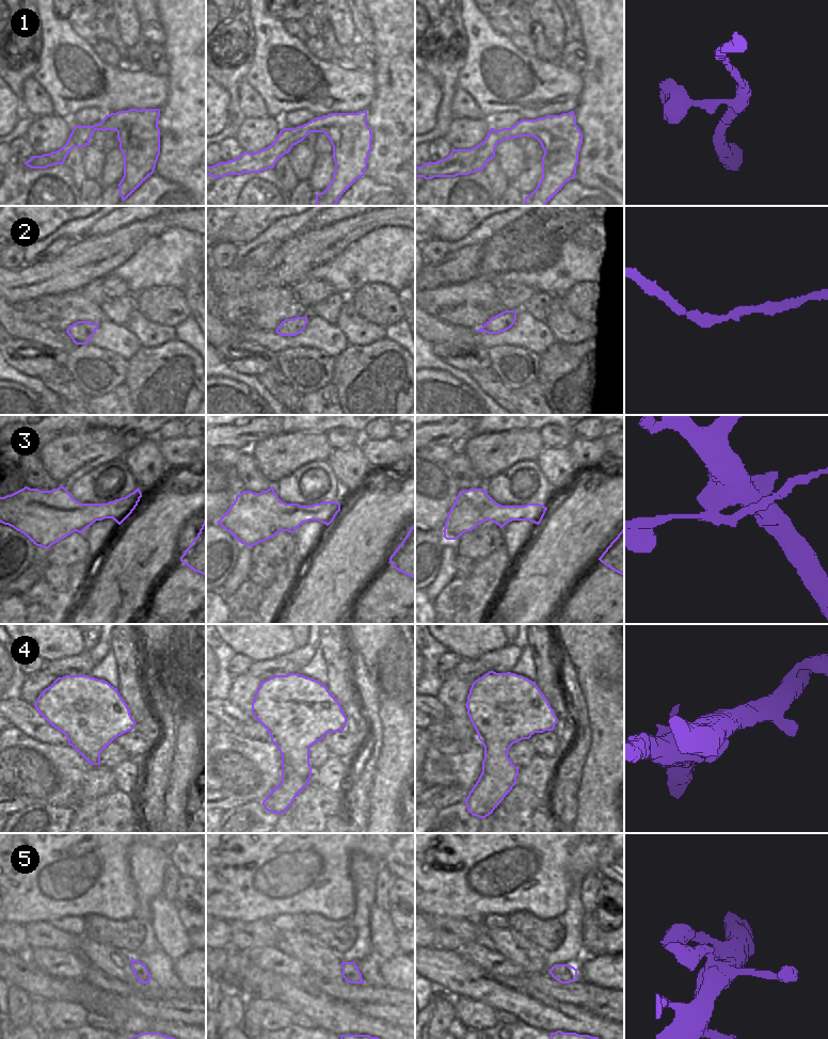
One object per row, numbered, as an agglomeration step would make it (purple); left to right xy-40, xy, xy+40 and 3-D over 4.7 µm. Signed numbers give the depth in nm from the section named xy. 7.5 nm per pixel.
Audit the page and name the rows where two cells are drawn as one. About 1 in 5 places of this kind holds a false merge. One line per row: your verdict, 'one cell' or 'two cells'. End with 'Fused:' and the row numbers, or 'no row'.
1: one cell
2: one cell
3: two cells
4: one cell
5: one cell
Fused: 3

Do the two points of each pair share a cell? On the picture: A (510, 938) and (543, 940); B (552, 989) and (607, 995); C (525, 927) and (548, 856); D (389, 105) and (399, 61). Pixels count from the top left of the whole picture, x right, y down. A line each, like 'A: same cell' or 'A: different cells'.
A: different cells
B: same cell
C: different cells
D: same cell

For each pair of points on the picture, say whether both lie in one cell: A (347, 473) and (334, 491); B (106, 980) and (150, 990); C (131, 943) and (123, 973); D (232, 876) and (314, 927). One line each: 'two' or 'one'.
A: two
B: one
C: two
D: two

